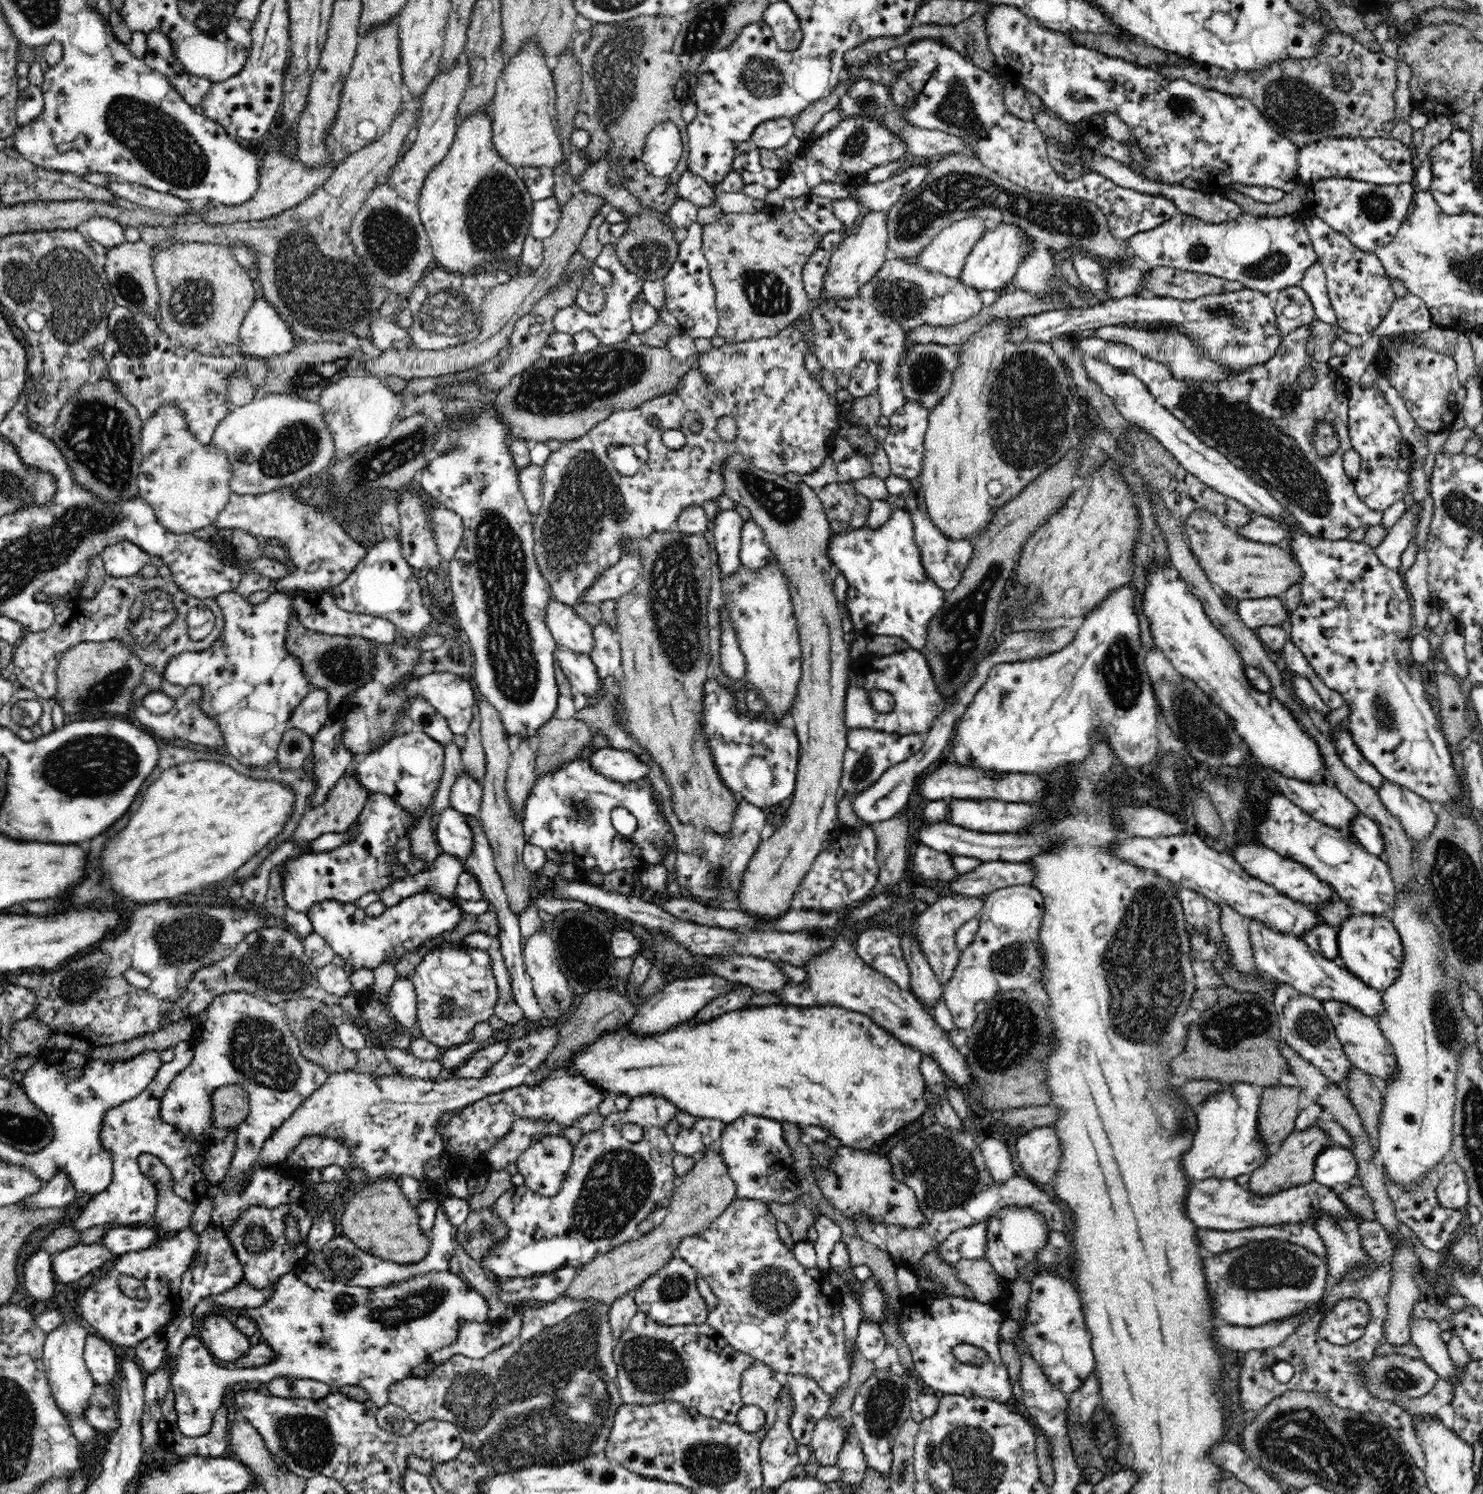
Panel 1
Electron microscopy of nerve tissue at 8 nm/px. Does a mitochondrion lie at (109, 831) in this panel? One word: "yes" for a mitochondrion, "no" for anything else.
no

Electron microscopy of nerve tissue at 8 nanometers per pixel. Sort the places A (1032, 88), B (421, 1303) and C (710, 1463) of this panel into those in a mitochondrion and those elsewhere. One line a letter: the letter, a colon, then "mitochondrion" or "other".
A: other
B: mitochondrion
C: mitochondrion

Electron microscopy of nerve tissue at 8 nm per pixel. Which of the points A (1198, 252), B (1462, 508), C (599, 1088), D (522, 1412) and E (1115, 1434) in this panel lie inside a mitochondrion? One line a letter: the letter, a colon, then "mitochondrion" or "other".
A: mitochondrion
B: mitochondrion
C: other
D: mitochondrion
E: other

